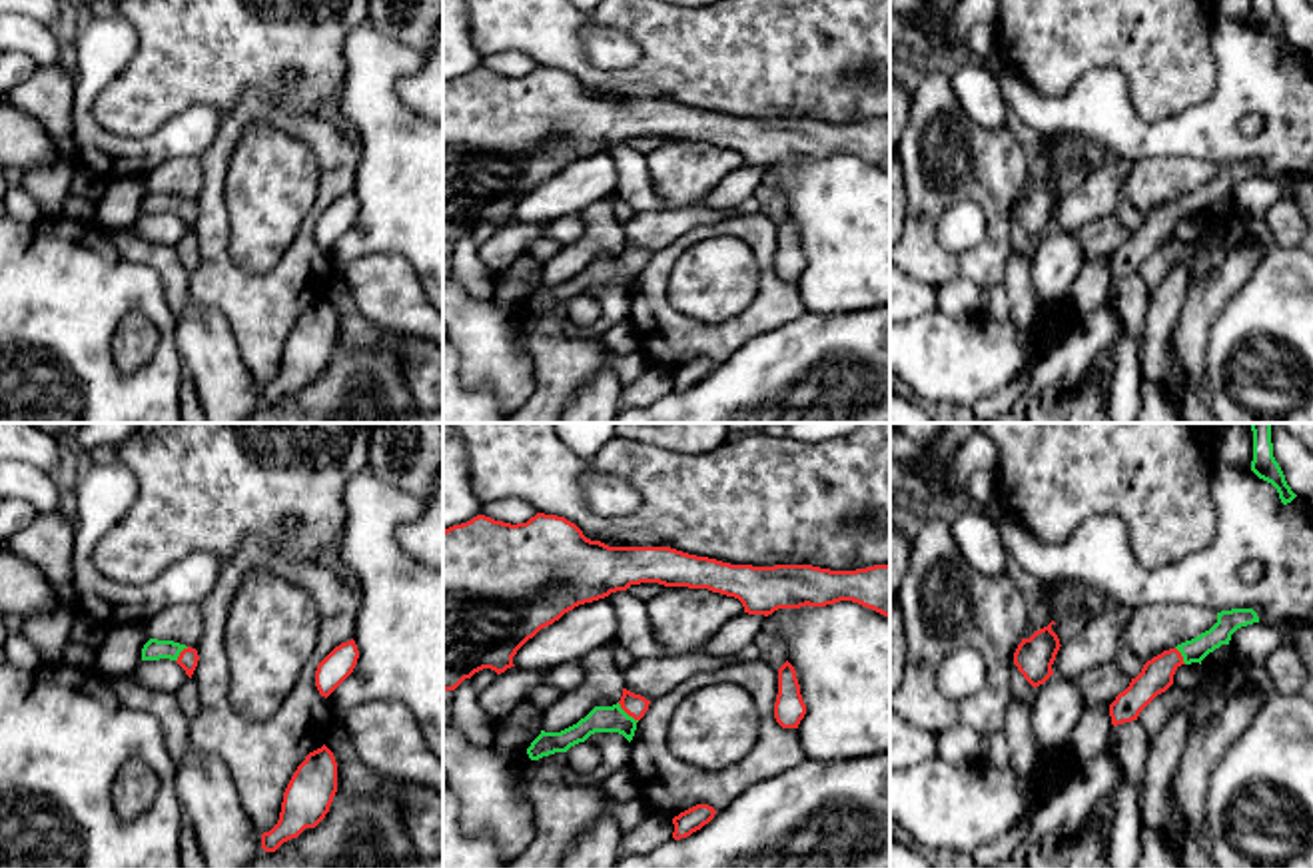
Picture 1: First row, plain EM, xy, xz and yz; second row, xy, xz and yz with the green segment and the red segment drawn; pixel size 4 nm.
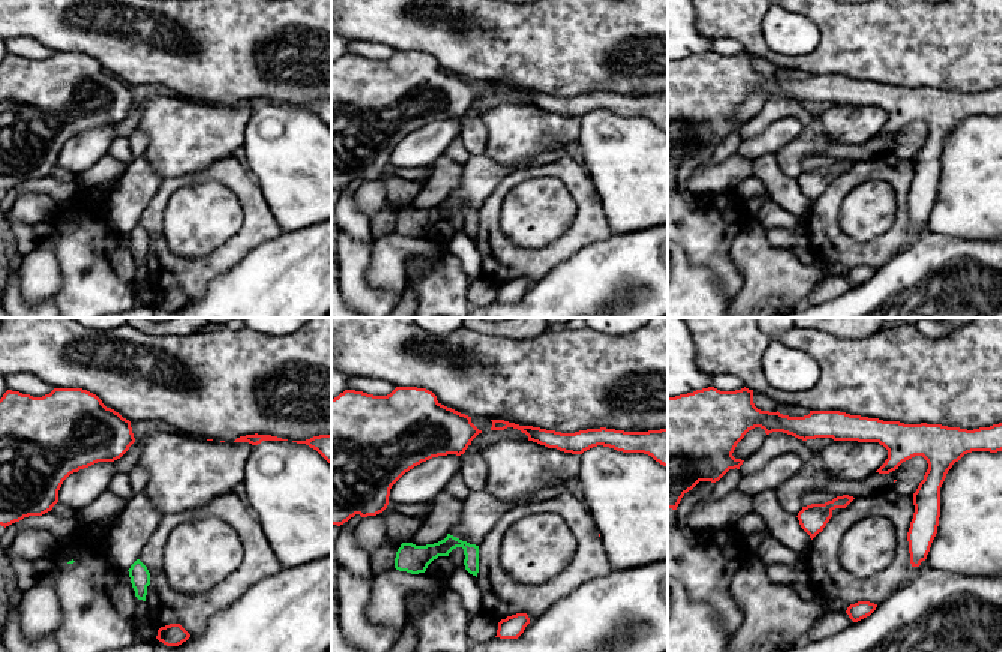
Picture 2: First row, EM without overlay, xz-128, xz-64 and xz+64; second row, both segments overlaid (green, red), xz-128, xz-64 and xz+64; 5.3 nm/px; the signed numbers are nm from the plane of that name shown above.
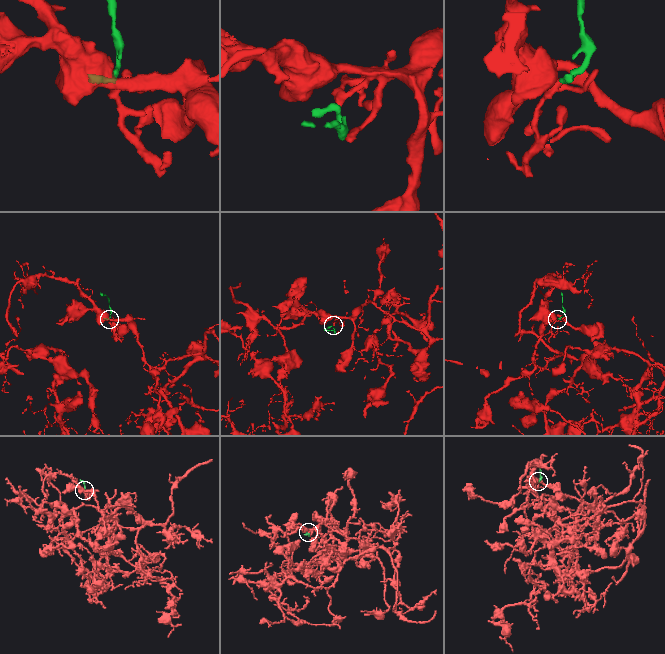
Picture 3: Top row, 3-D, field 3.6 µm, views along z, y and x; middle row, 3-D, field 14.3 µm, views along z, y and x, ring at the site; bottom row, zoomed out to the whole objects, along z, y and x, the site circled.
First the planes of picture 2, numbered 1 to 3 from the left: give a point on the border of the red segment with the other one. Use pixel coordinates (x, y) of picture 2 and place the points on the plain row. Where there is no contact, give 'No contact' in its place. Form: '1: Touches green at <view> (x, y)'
1: No contact
2: No contact
3: No contact

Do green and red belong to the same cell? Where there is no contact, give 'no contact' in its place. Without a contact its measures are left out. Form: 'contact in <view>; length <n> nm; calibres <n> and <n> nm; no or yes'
contact in xz; length 120 nm; calibres 110 and 90 nm; yes

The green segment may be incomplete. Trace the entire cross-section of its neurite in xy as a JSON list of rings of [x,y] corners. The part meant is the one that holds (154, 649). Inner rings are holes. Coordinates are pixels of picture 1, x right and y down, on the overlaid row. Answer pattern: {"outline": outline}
{"outline": [[[150,639],[142,649],[142,660],[160,660],[160,658],[176,660],[190,678],[200,660],[198,651],[192,647],[174,641]]]}

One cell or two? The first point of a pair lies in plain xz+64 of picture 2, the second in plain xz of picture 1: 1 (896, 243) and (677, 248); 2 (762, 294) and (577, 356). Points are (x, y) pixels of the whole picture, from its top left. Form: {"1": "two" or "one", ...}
{"1": "one", "2": "one"}

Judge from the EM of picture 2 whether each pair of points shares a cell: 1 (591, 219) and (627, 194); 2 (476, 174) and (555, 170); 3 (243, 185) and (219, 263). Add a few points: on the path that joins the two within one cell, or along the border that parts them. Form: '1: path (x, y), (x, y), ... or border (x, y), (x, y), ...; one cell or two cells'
1: border (599, 201), (608, 227), (614, 233); two cells
2: border (512, 171), (486, 200); two cells
3: path (252, 204), (252, 231), (239, 245); one cell

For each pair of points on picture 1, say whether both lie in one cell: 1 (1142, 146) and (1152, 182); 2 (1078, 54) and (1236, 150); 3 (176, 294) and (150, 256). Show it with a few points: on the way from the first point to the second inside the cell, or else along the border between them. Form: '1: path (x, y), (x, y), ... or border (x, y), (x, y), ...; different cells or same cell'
1: border (1194, 158), (1152, 156), (1134, 164); different cells
2: border (1214, 86), (1158, 120), (1144, 120), (1130, 104); different cells
3: path (176, 284), (160, 264); same cell

